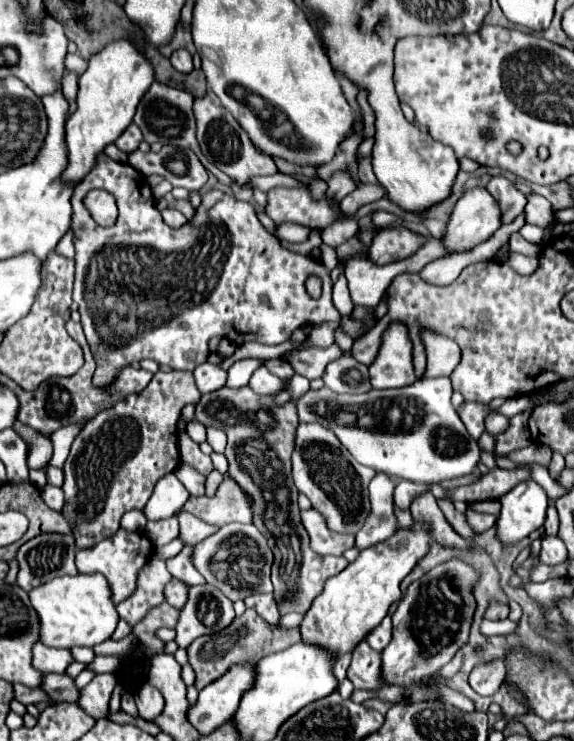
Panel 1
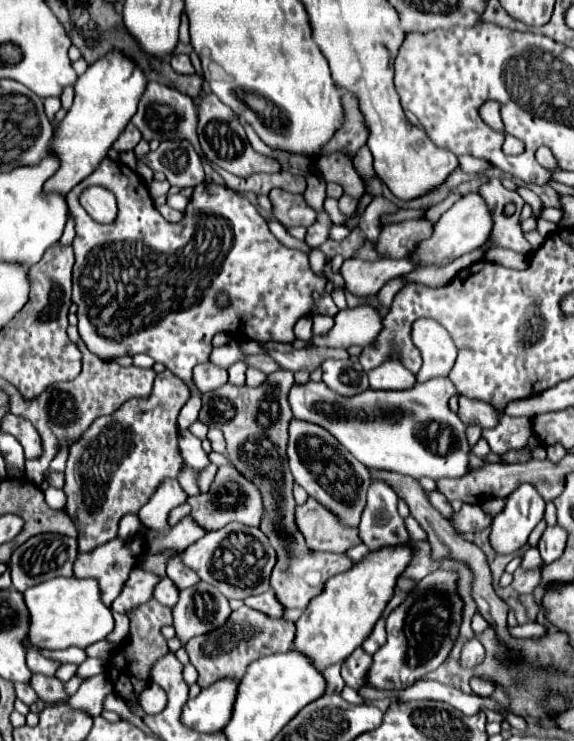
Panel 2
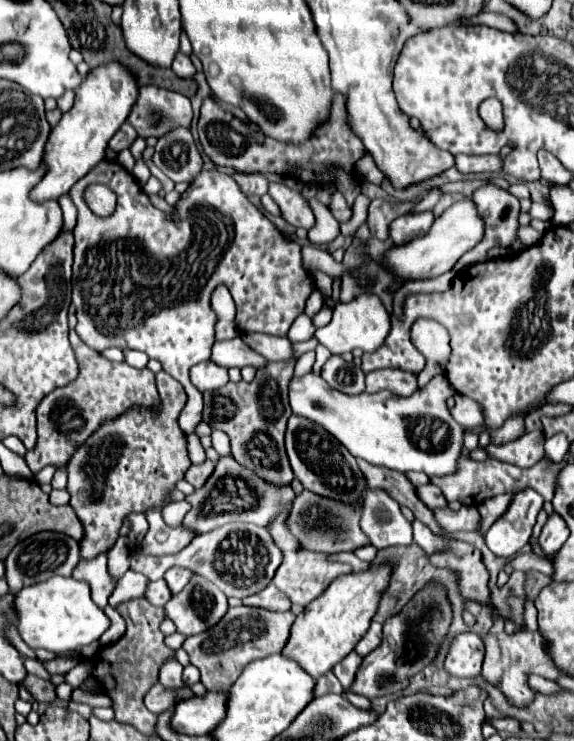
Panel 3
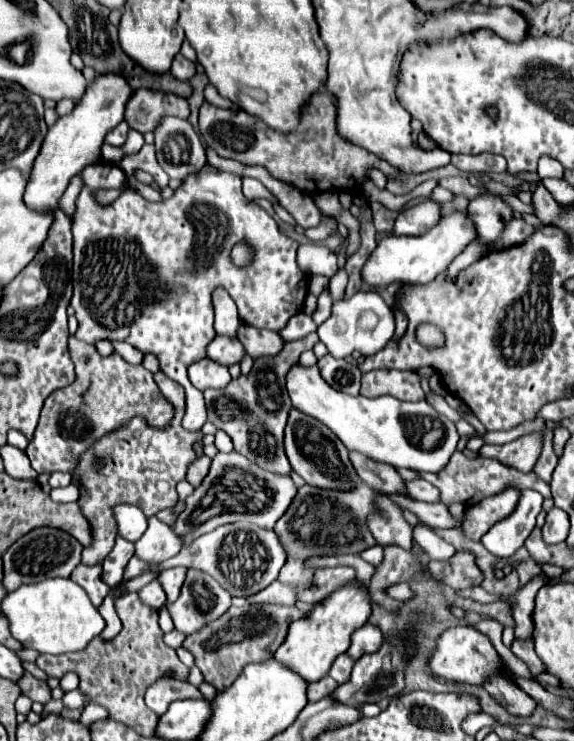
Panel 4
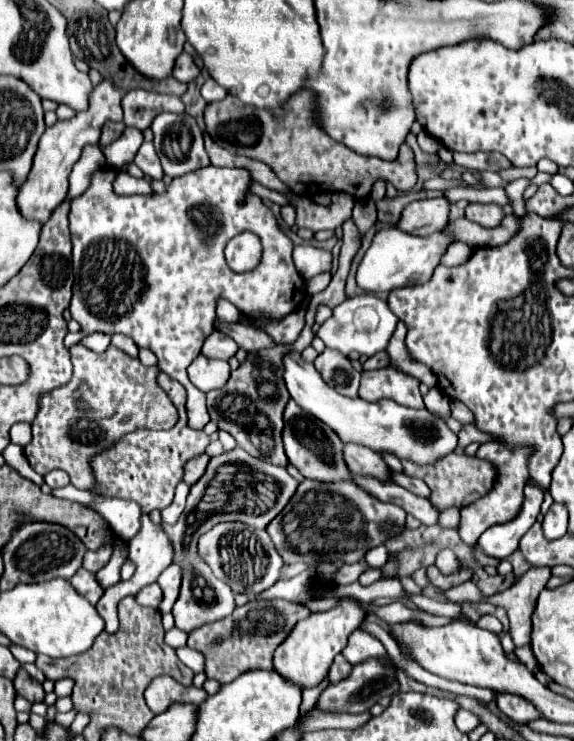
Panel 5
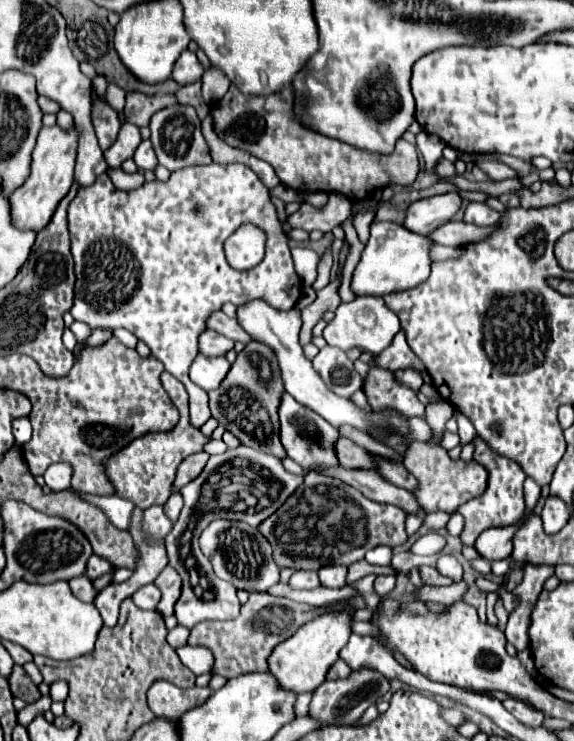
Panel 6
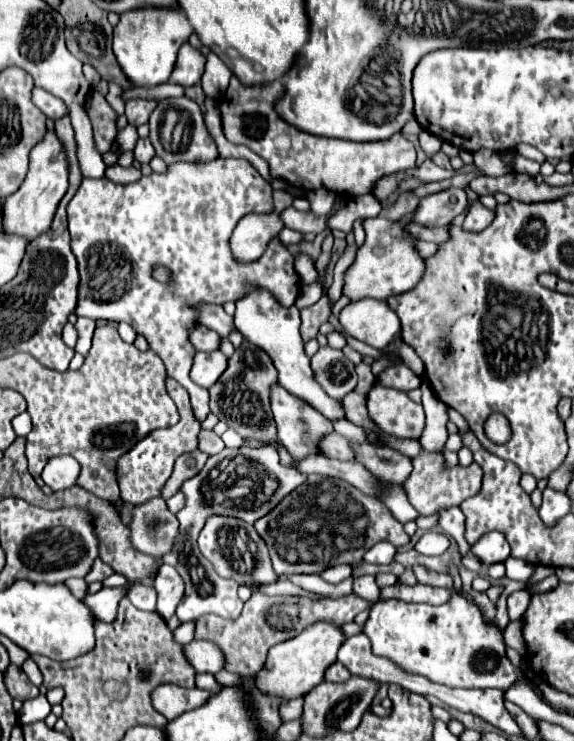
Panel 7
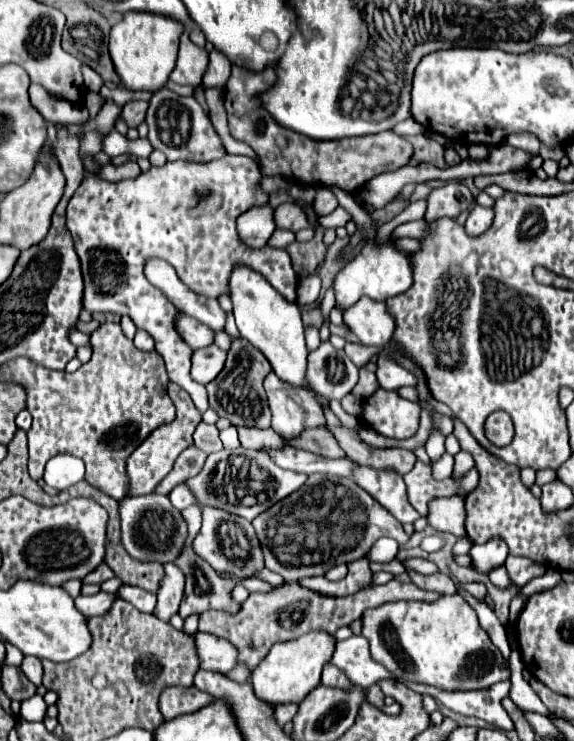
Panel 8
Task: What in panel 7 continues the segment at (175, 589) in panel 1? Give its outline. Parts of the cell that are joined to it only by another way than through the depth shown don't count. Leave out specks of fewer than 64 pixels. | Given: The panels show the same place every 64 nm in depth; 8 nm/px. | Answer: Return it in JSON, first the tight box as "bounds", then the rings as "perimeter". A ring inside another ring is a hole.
{"bounds":[128,584,156,610],"perimeter":[[[134,584],[128,592],[130,602],[138,608],[138,610],[156,610],[156,590],[154,586],[146,586],[146,584]]]}

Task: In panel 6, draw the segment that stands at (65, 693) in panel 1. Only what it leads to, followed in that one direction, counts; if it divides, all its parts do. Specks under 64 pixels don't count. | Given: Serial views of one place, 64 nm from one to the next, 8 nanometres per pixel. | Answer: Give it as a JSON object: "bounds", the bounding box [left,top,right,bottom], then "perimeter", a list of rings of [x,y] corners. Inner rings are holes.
{"bounds":[10,666,40,702],"perimeter":[[[14,666],[12,674],[10,674],[10,690],[16,698],[22,698],[26,702],[36,702],[40,698],[38,686],[28,678],[28,674],[24,672],[22,666]]]}

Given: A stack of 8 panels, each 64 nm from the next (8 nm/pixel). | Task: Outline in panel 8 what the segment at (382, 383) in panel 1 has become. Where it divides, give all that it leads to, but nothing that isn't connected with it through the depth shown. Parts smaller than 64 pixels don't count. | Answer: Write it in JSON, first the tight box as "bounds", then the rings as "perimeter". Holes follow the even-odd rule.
{"bounds":[362,388,422,438],"perimeter":[[[378,388],[364,400],[362,420],[382,436],[388,438],[412,438],[420,426],[422,406],[408,402],[398,392]]]}

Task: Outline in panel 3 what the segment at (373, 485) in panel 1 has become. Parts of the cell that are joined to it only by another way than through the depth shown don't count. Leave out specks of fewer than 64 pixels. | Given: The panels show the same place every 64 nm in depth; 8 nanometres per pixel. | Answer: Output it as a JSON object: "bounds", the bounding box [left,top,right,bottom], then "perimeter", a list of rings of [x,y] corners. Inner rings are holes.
{"bounds":[360,488,412,550],"perimeter":[[[368,488],[364,494],[364,510],[360,528],[376,550],[388,546],[408,546],[412,542],[412,526],[402,516],[400,504],[384,488]]]}

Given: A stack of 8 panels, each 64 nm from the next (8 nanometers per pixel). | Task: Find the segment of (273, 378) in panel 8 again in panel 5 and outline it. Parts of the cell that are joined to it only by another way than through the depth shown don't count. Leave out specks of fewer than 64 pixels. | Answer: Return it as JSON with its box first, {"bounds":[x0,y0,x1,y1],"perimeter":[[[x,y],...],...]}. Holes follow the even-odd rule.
{"bounds":[282,400,354,482],"perimeter":[[[294,400],[288,402],[284,412],[282,438],[290,464],[296,466],[304,478],[316,482],[350,482],[354,478],[344,462],[342,440],[336,436],[336,432],[332,432],[332,428],[328,428],[324,422],[306,414],[300,406],[294,404]]]}

